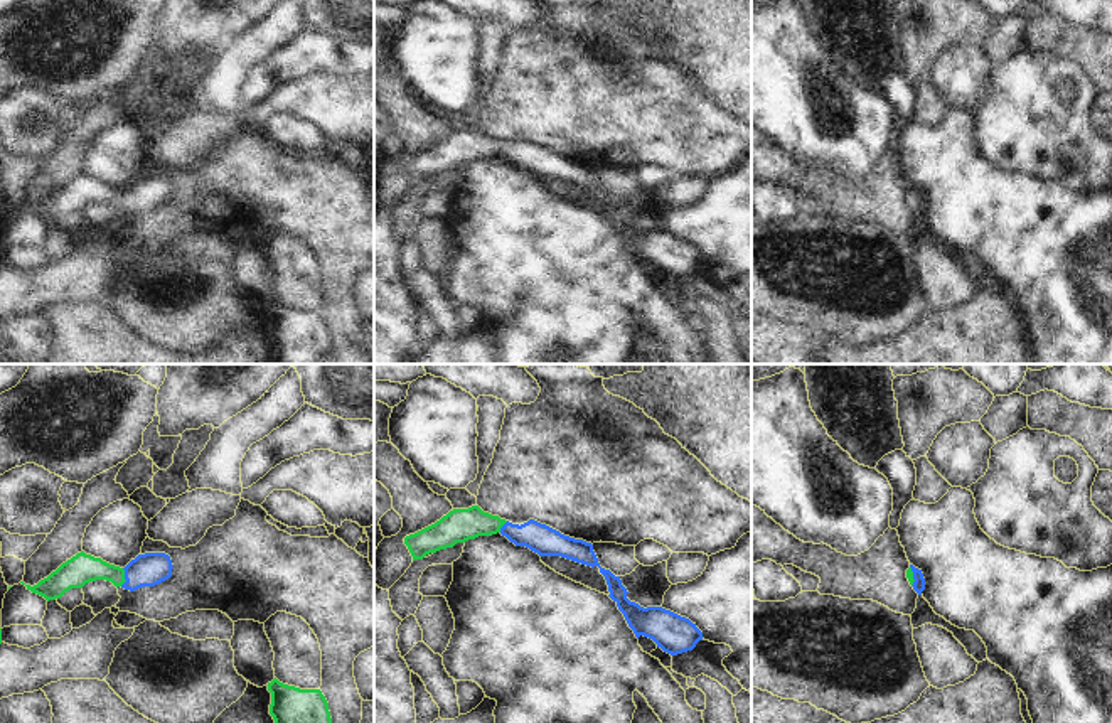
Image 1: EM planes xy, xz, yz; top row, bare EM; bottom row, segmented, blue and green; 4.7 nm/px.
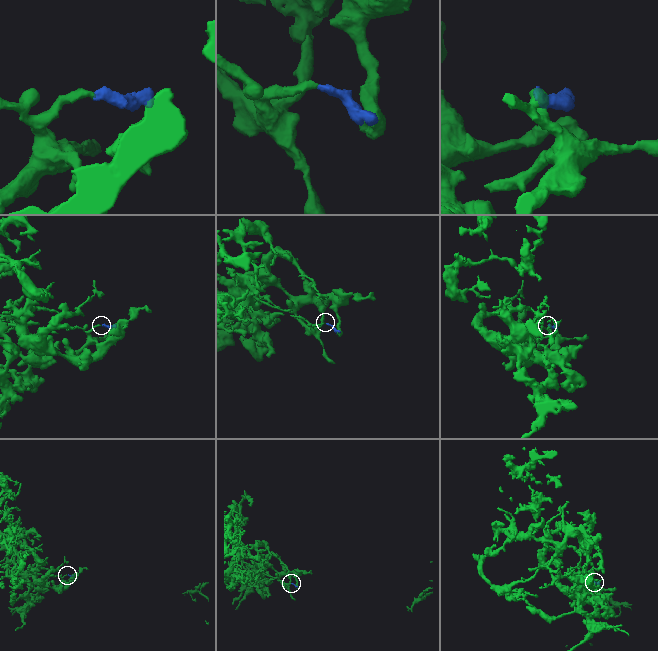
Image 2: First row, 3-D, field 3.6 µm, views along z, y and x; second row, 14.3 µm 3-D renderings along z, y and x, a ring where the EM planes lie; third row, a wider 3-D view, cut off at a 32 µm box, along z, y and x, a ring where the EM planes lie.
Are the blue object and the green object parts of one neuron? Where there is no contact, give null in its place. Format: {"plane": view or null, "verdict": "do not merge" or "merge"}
{"plane": "xy", "verdict": "merge"}

